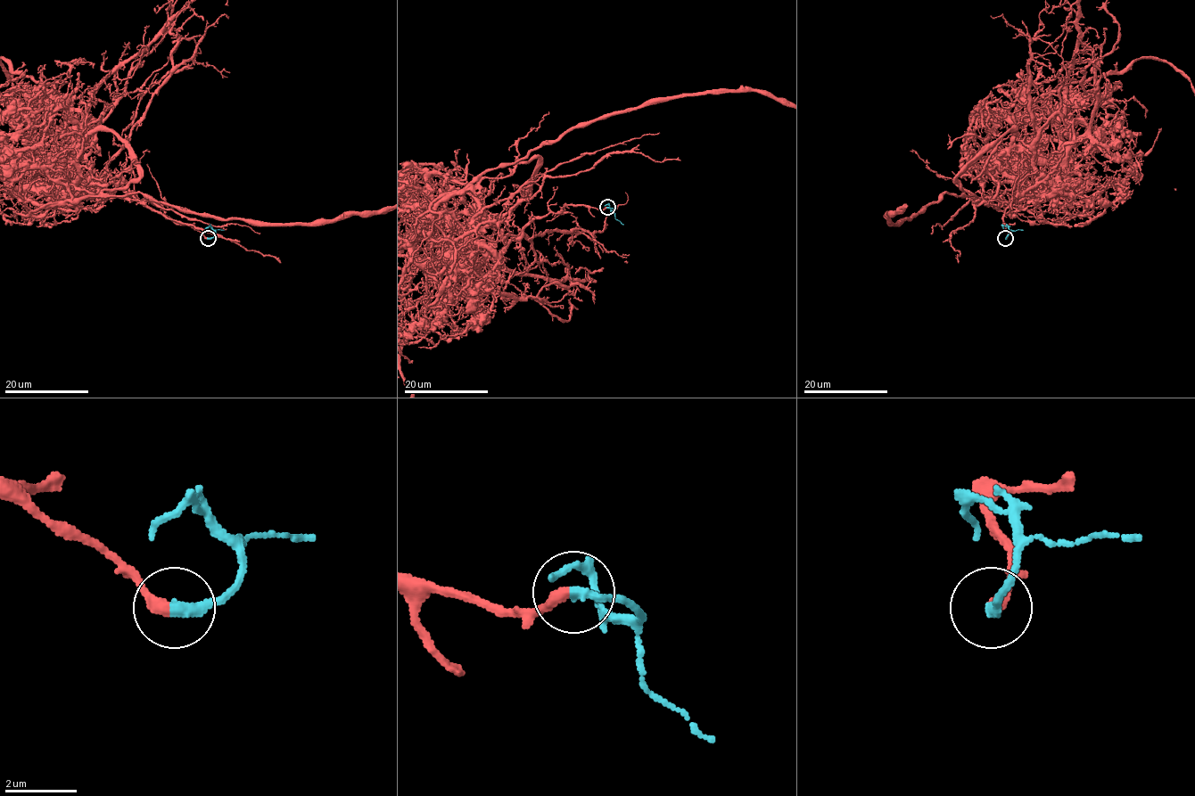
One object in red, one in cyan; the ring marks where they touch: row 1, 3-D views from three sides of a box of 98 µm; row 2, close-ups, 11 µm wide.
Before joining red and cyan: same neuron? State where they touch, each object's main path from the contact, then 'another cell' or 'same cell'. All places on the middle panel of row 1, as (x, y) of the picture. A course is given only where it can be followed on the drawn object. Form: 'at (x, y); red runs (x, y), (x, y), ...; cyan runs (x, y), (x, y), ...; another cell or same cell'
at (607, 207); red runs (606, 207), (537, 217), (474, 261), (445, 241), (400, 345); cyan runs (606, 207), (612, 208), (615, 217), (623, 225); same cell

